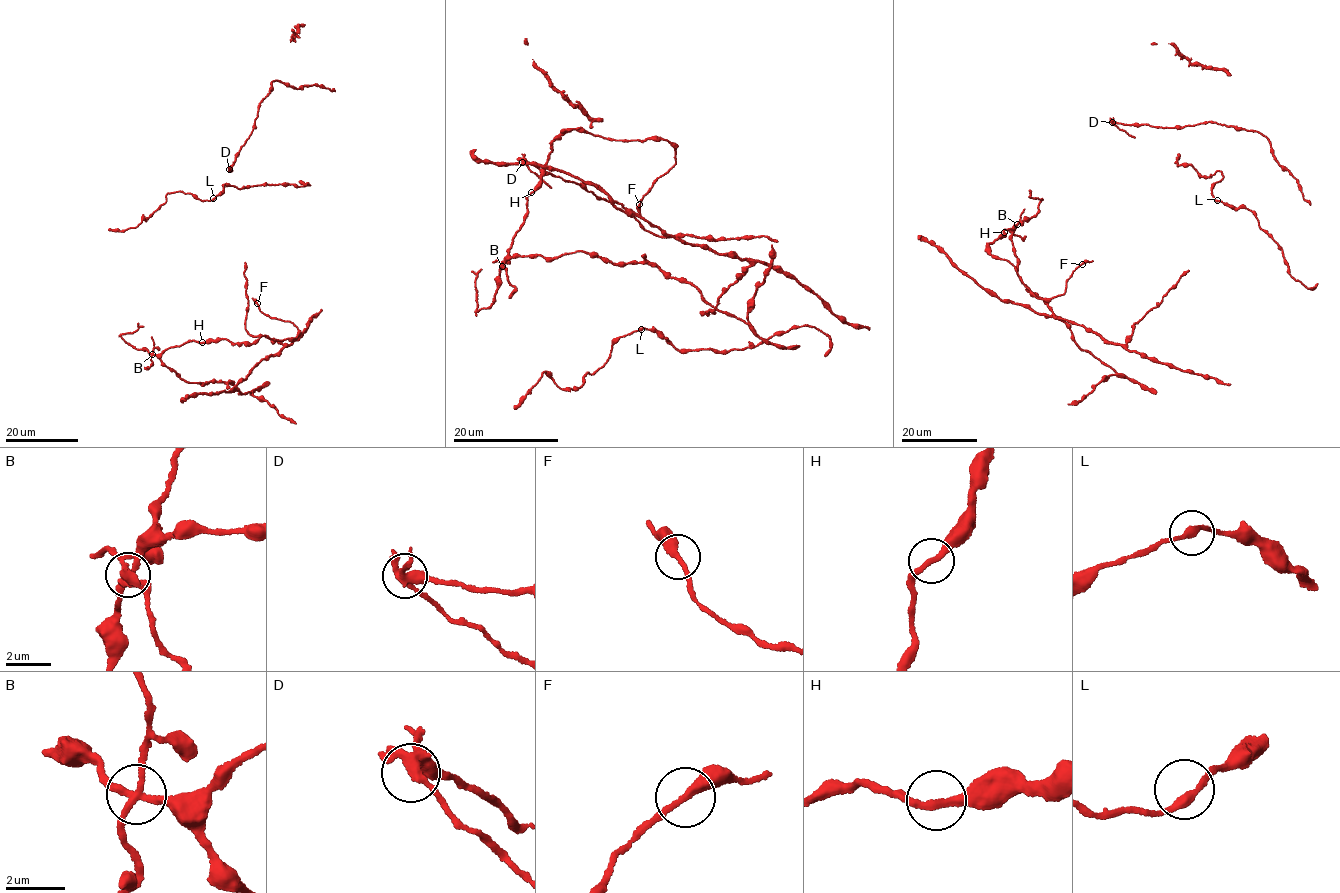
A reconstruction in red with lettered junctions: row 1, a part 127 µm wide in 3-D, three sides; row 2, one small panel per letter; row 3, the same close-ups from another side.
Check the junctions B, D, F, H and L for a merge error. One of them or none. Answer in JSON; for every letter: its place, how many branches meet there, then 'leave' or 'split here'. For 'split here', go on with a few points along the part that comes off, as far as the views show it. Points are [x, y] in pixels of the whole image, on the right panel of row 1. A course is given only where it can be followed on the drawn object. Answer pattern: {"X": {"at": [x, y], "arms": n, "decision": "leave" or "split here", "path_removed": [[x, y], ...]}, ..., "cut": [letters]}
{"B": {"at": [1017, 224], "arms": 4, "decision": "split here", "path_removed": [[1017, 224], [1013, 234], [1022, 238], [1025, 236]]}, "D": {"at": [1112, 122], "arms": 4, "decision": "leave"}, "F": {"at": [1082, 264], "arms": 2, "decision": "leave"}, "H": {"at": [1004, 232], "arms": 2, "decision": "leave"}, "L": {"at": [1217, 200], "arms": 2, "decision": "leave"}, "cut": ["B"]}

